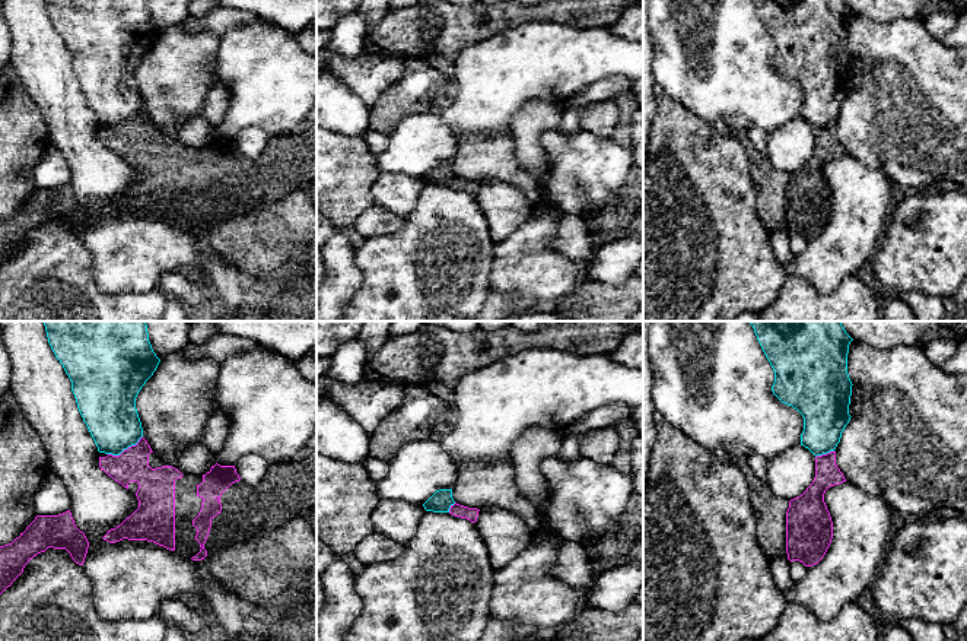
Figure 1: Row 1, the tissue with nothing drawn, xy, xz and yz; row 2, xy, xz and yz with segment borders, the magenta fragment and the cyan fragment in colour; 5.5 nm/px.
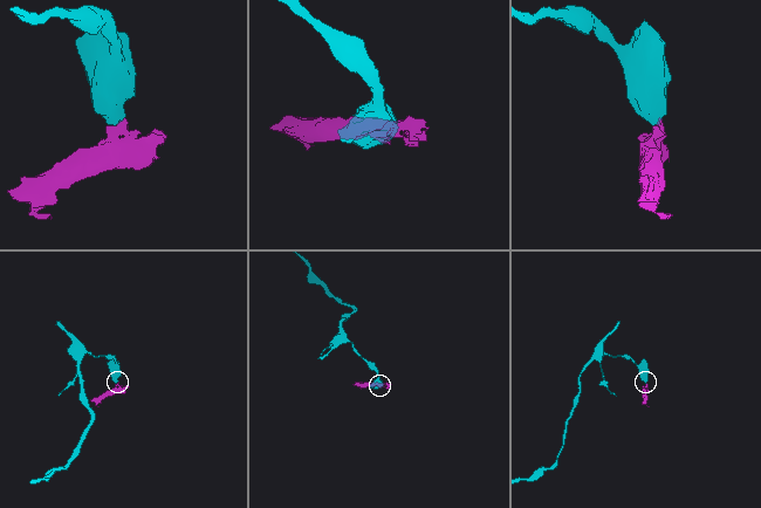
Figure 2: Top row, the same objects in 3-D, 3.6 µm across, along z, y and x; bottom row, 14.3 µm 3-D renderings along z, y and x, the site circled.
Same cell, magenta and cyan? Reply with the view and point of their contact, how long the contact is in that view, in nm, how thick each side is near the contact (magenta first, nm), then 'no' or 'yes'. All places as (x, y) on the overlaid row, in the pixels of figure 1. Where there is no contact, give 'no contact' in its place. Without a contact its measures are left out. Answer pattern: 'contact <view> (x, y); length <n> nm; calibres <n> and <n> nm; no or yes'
contact xy (127, 448); length 220 nm; calibres 180 and 300 nm; no

